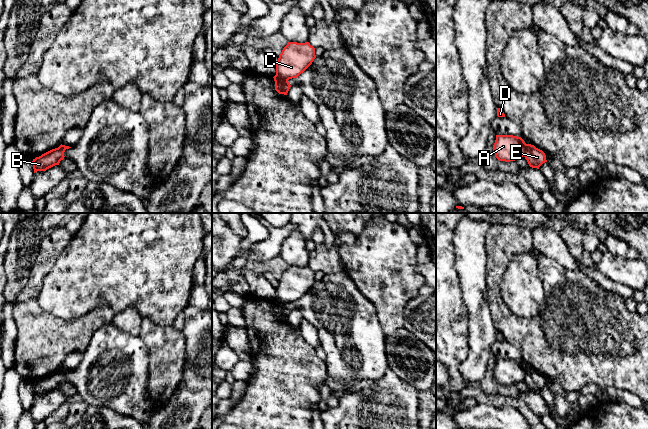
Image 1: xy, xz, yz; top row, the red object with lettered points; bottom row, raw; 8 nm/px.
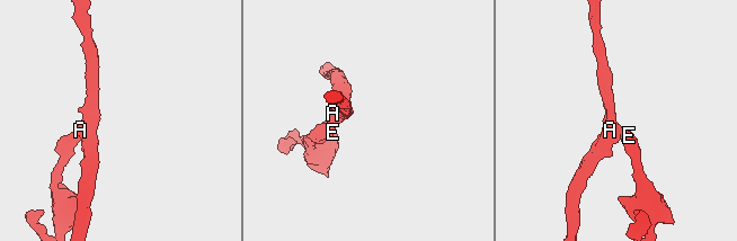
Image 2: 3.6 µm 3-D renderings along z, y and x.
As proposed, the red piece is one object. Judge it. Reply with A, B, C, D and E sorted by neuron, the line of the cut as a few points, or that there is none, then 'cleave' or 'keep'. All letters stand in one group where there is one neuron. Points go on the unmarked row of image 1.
A C D / B E; cut in xz along (276, 297), (287, 304); cleave

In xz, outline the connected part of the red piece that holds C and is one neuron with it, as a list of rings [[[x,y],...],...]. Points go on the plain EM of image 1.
[[[288,266],[279,279],[276,298],[287,304],[297,302],[315,282],[315,272],[309,266]]]

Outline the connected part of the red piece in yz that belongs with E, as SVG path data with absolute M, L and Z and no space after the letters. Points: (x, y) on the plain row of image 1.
M526 368L524 381L532 392L539 393L543 387L547 386L545 377L531 368Z

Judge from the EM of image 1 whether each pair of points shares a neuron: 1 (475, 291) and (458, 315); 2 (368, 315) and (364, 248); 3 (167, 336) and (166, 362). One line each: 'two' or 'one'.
1: two
2: two
3: one

